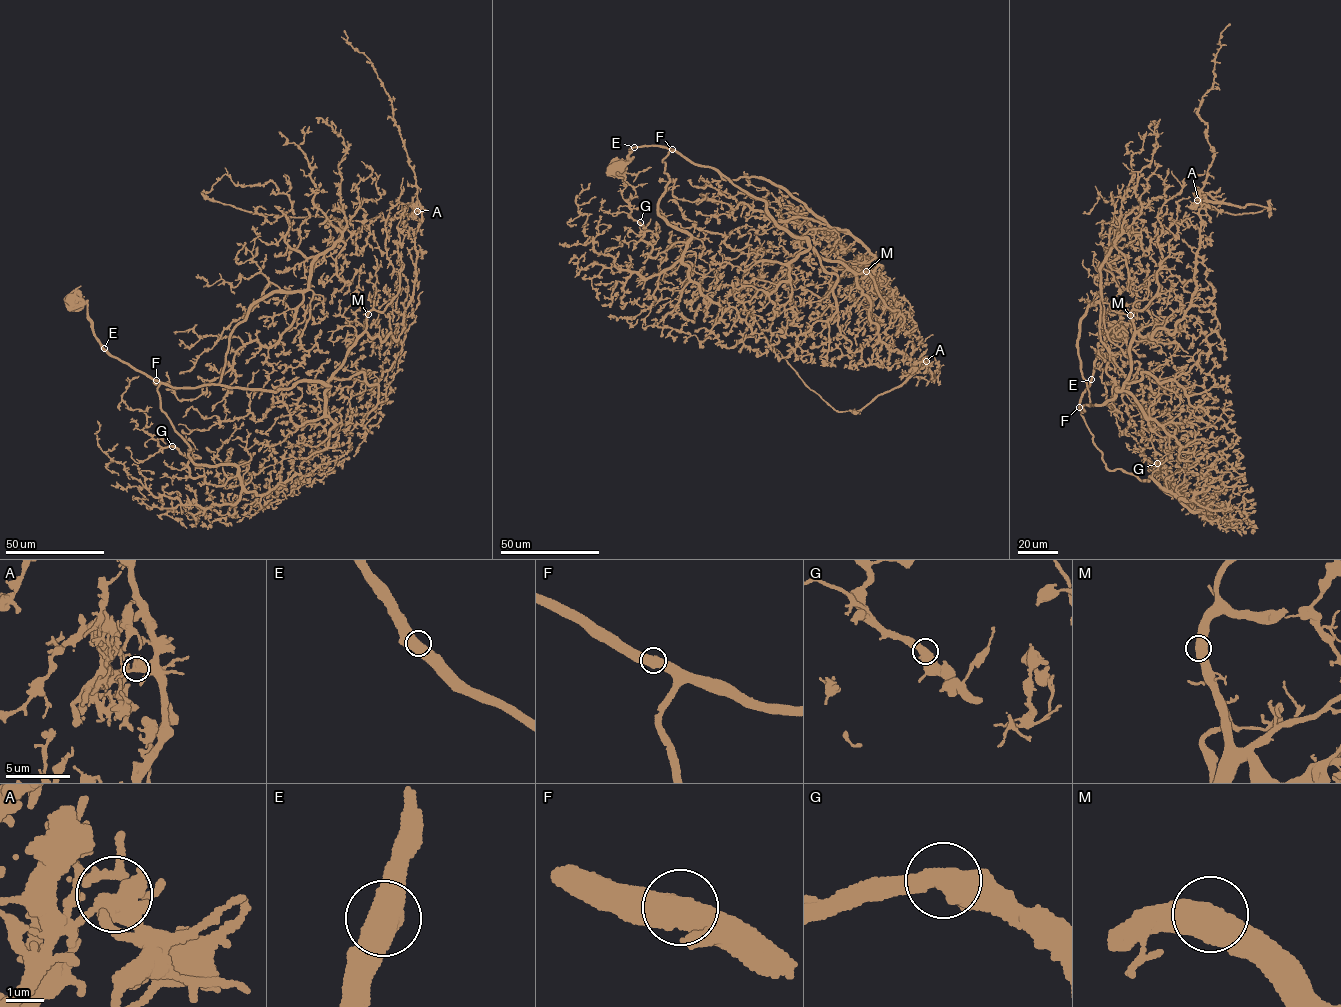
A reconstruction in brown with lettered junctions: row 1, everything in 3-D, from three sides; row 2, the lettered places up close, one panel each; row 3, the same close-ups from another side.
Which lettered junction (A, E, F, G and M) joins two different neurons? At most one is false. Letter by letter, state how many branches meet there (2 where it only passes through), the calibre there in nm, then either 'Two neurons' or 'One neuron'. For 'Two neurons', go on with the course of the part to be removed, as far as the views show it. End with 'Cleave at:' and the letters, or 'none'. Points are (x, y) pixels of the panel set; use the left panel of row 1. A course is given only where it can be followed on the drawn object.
A: Branches: 2. Thickness 550 nm. Two neurons. Course of the part to remove: (417, 211), (392, 219), (378, 217), (368, 220), (291, 217), (252, 213), (213, 202), (200, 192)
E: Branches: 2. Thickness 550 nm. One neuron
F: Branches: 2. Thickness 650 nm. One neuron
G: Branches: 2. Thickness 550 nm. One neuron
M: Branches: 2. Thickness 550 nm. One neuron
Cleave at: A

